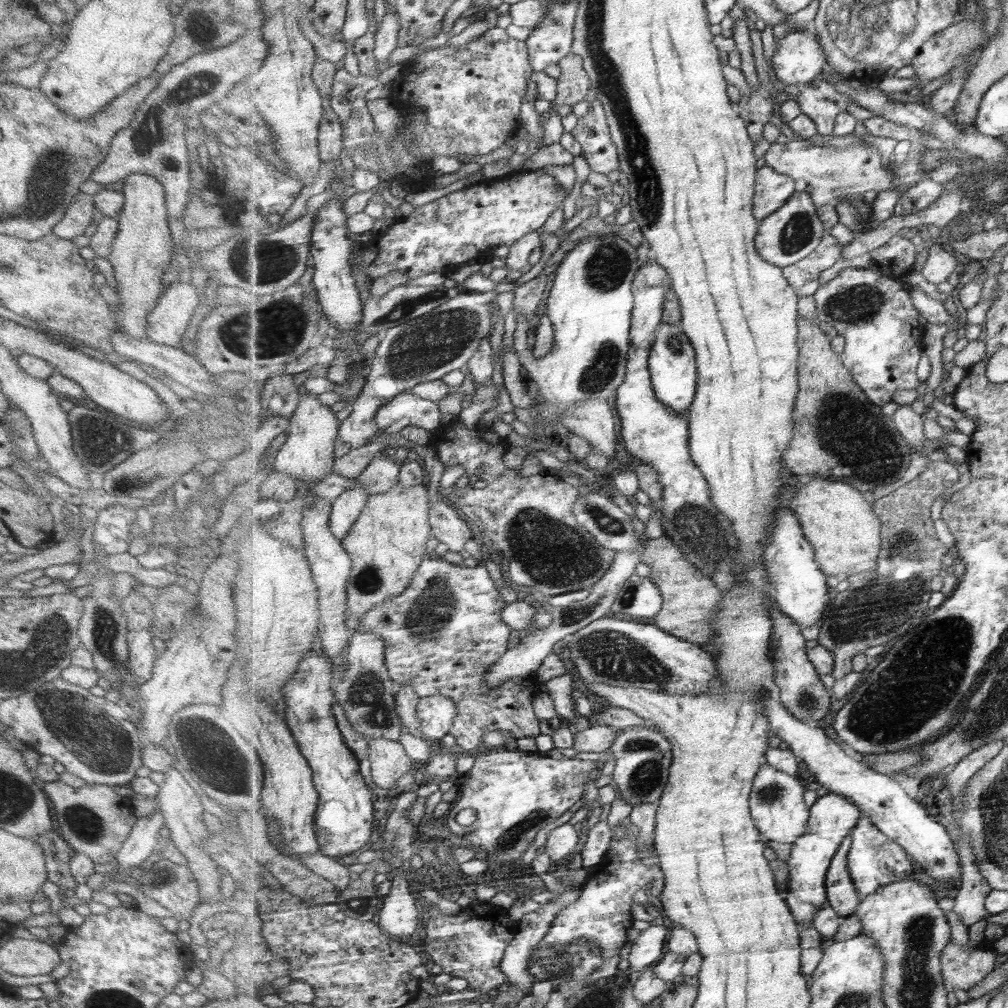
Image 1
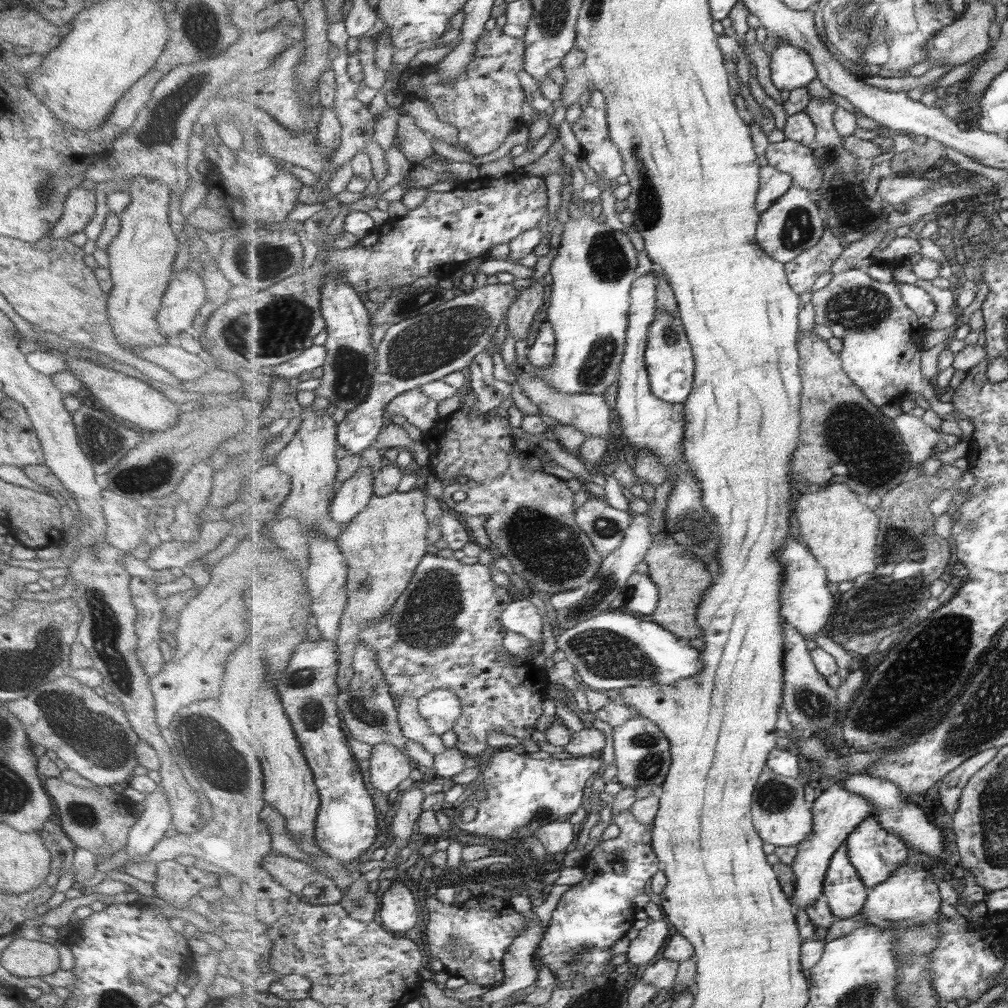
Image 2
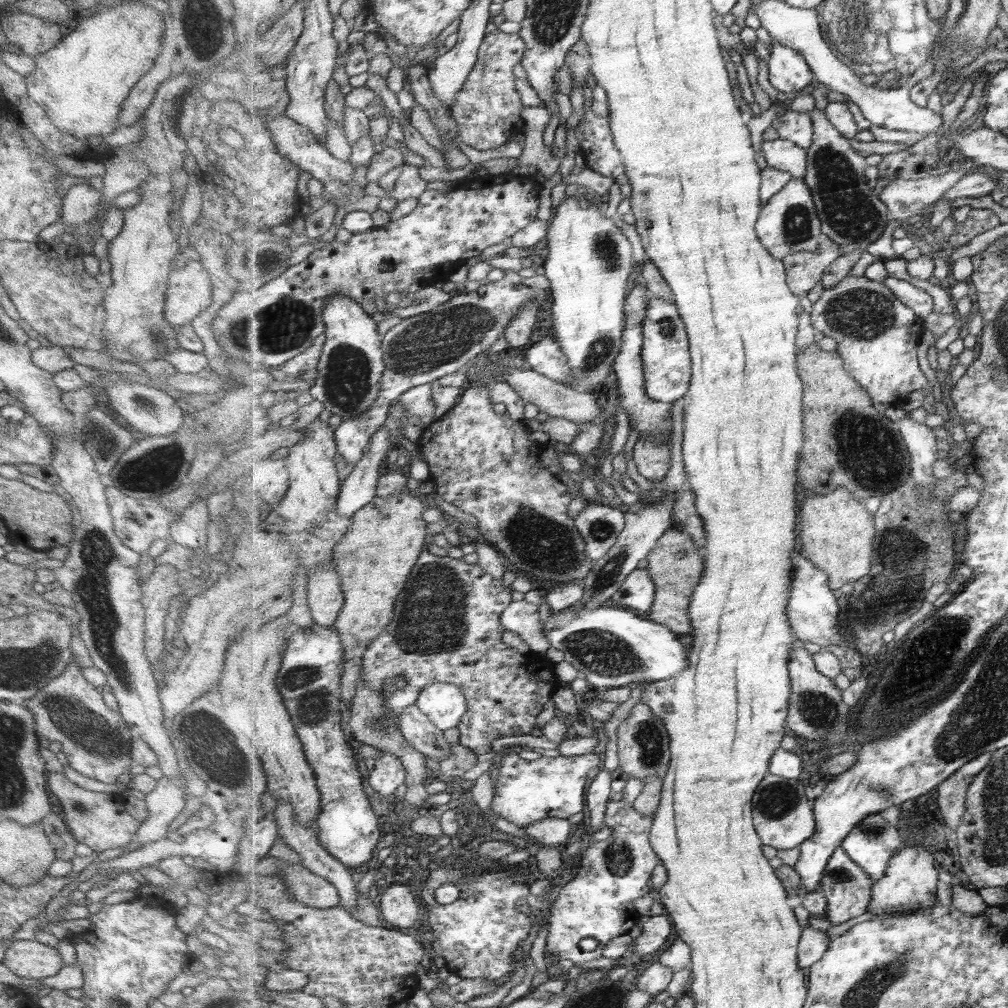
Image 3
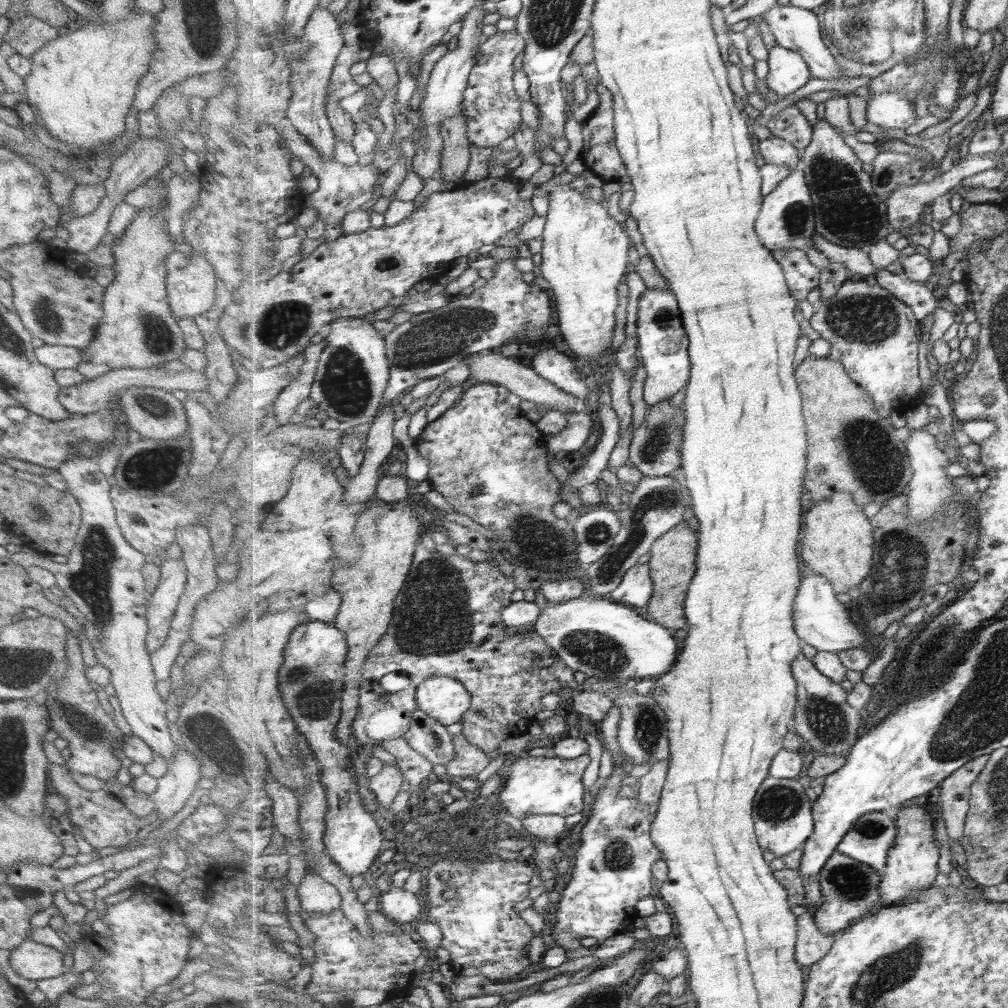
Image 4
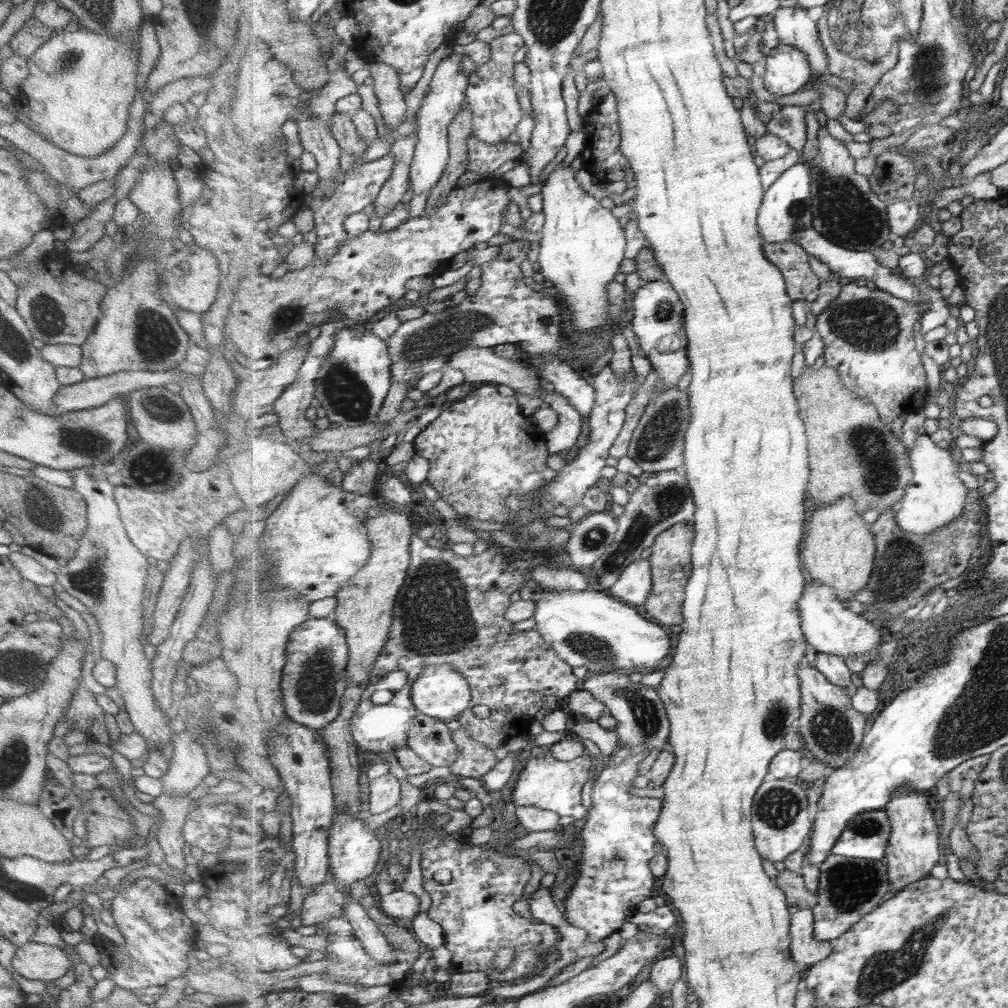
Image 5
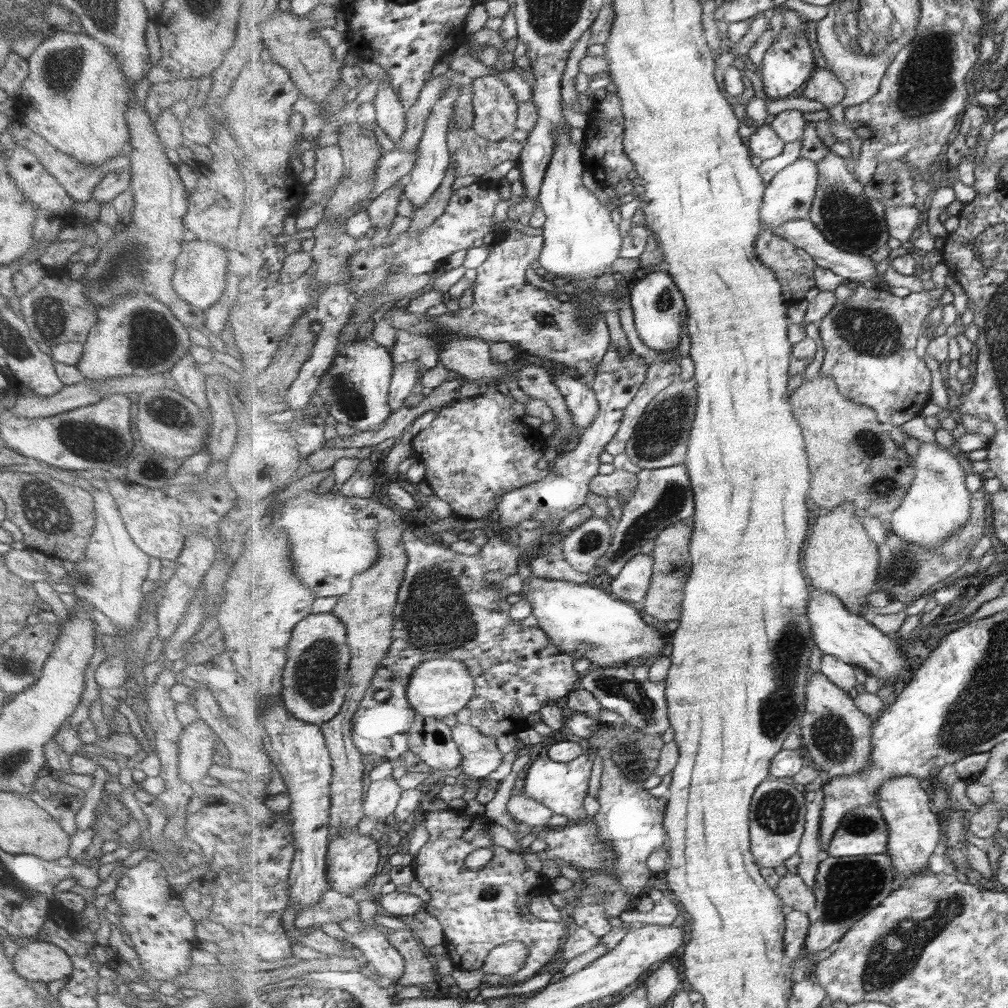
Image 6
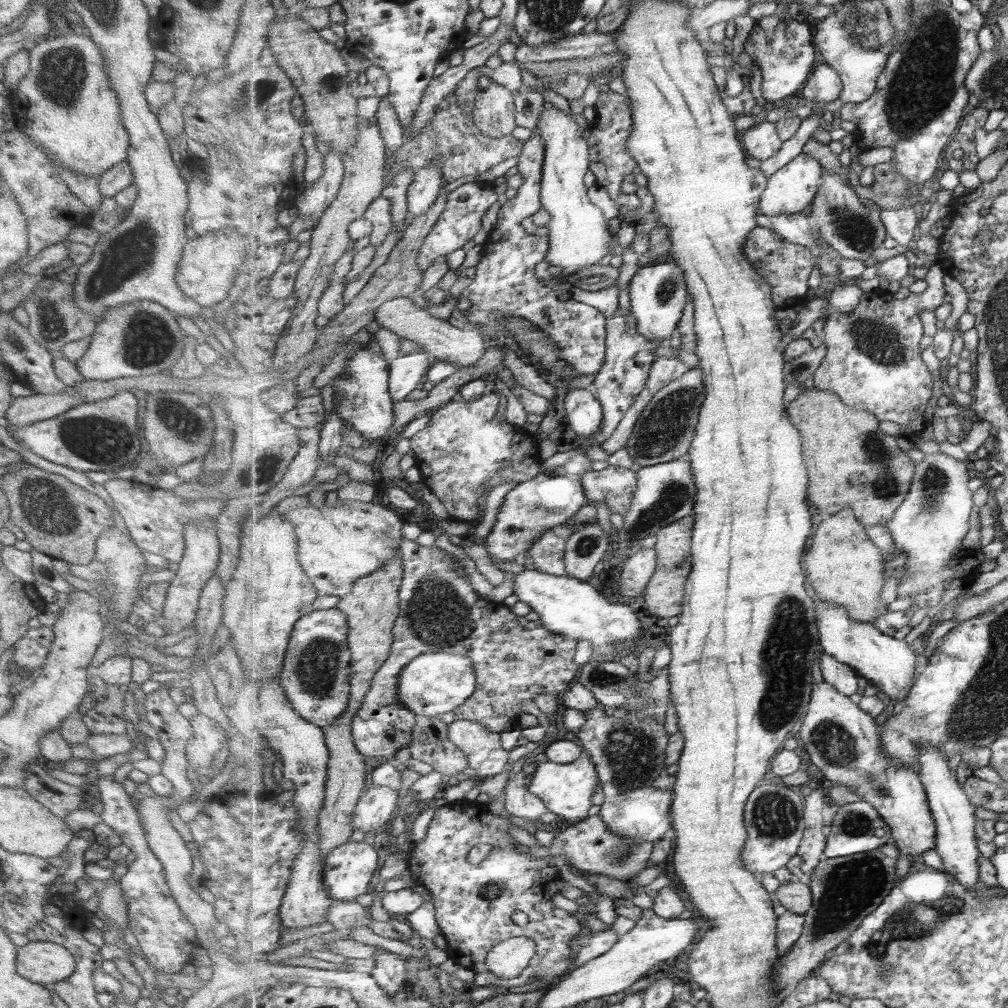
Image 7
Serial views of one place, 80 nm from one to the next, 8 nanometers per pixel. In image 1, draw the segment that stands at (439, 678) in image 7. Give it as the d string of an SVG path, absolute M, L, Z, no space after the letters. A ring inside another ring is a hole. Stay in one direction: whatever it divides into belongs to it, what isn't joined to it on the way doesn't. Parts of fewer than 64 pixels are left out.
M442 694L421 697L417 716L421 720L423 739L428 743L437 743L443 736L450 734L457 719L457 706L451 698Z

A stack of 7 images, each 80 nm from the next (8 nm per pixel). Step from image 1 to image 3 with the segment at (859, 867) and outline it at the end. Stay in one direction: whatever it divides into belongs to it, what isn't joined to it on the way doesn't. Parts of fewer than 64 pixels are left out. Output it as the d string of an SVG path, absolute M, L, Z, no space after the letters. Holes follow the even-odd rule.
M881 814L864 818L844 841L843 849L876 881L887 873L889 861L903 850L899 825L885 820Z

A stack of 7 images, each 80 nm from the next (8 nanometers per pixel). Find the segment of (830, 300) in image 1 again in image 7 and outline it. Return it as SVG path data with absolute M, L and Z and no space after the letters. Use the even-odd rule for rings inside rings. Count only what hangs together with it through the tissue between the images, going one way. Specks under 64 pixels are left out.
M935 265L925 280L928 287L921 294L911 294L904 300L893 298L893 294L879 289L862 294L857 308L851 313L830 312L823 328L823 342L826 344L826 356L814 373L816 388L832 390L837 396L855 410L867 410L880 420L890 420L903 428L915 419L921 418L933 398L933 372L927 370L927 364L921 358L921 341L923 336L922 314L924 311L933 313L945 302L945 271Z

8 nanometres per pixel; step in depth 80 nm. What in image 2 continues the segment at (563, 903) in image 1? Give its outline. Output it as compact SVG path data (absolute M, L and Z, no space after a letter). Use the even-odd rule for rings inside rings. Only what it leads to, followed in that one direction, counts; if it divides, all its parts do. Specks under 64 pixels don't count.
M513 896L513 906L528 918L528 929L516 938L508 953L504 956L505 979L491 988L477 1003L493 1004L493 1002L509 998L517 991L523 991L535 984L537 980L536 952L537 944L542 941L543 924L533 910L527 908L523 896Z

